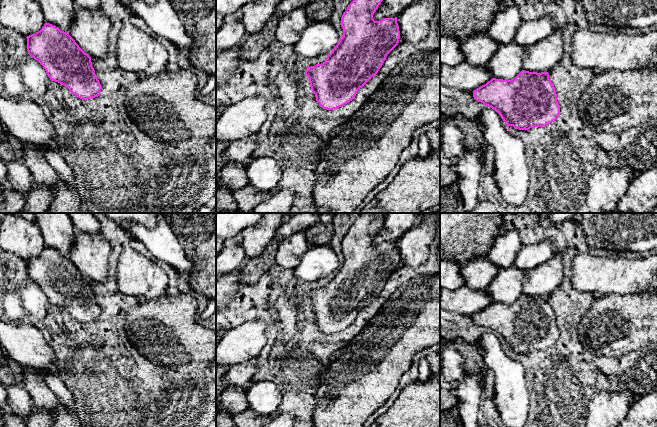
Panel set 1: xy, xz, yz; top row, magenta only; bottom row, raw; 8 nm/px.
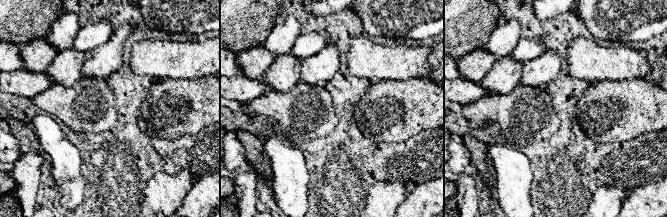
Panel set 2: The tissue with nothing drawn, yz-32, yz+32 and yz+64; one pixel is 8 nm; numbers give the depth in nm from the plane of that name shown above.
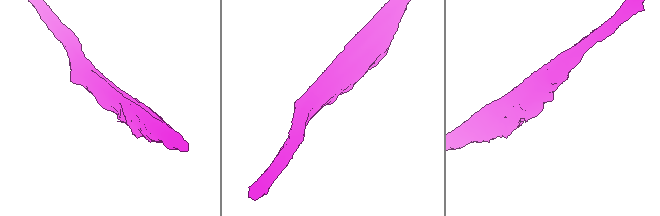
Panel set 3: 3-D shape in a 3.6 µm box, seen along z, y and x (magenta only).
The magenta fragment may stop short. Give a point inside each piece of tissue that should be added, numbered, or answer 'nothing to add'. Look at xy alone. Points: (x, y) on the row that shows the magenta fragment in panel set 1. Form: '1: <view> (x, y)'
nothing to add

